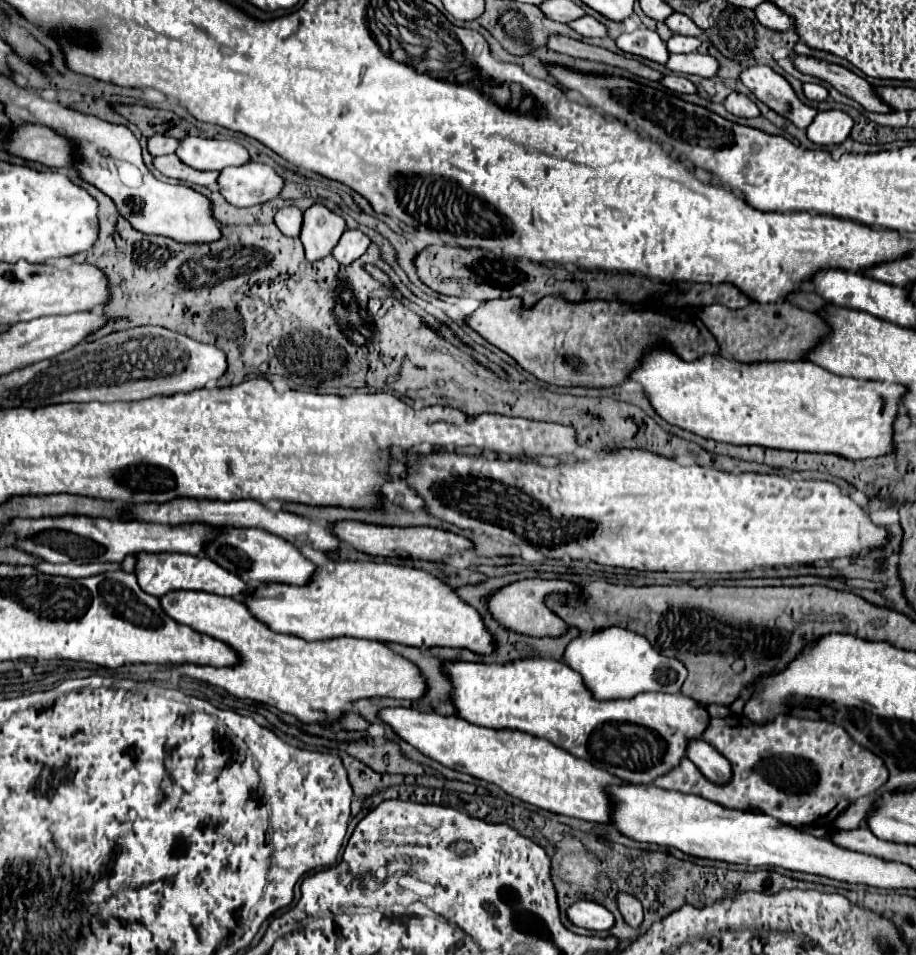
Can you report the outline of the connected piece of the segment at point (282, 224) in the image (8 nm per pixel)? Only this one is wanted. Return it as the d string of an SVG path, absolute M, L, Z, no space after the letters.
M284 207L276 213L274 223L286 237L298 237L302 229L302 211L298 207Z

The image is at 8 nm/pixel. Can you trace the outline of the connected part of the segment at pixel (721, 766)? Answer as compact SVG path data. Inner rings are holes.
M704 739L688 741L686 757L714 783L730 781L730 763Z

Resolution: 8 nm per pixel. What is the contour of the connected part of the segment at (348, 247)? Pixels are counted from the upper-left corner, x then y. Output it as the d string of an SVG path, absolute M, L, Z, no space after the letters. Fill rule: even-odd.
M354 229L354 231L344 231L344 235L340 237L338 245L332 251L332 257L340 263L340 265L350 265L354 263L358 257L362 257L366 253L366 249L370 247L370 239Z

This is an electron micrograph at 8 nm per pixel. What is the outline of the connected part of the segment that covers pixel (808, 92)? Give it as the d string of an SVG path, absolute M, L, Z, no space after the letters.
M804 83L804 95L812 101L824 101L828 97L828 91L820 83Z

